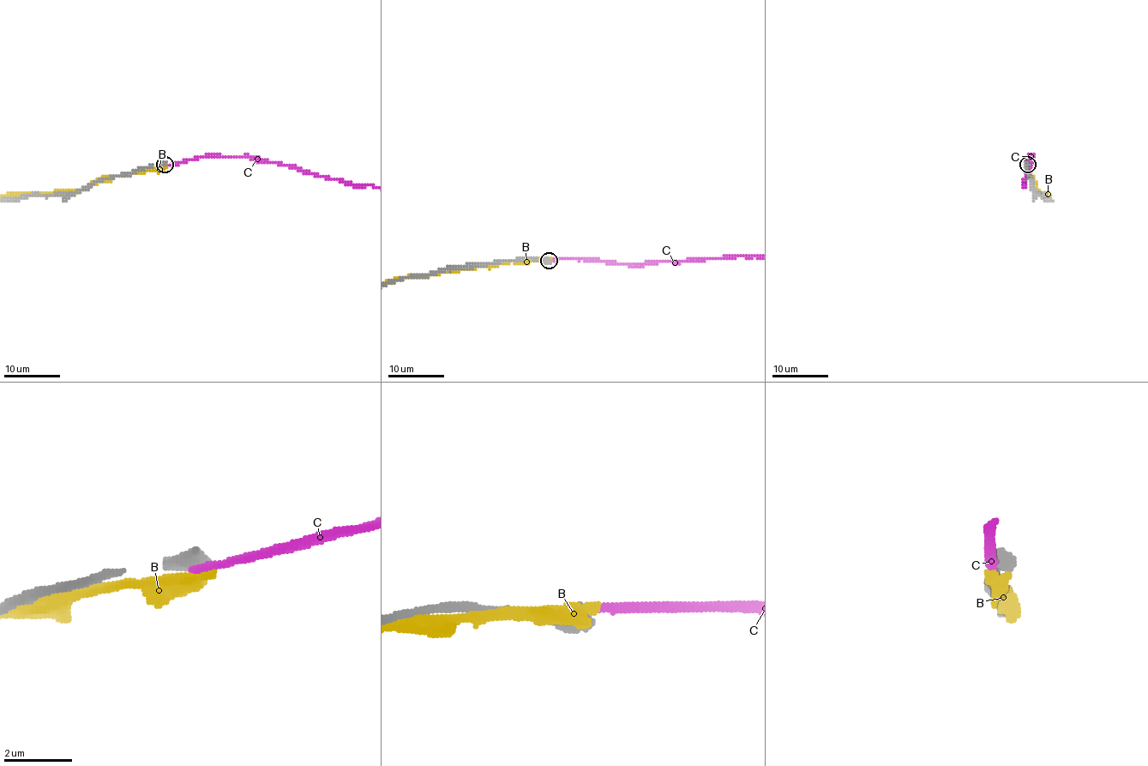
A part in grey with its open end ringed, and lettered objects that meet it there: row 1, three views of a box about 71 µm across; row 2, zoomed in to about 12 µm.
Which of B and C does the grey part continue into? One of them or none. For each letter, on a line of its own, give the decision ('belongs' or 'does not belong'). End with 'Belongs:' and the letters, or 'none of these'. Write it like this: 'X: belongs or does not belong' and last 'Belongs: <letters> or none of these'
B: does not belong
C: does not belong
Belongs: none of these

